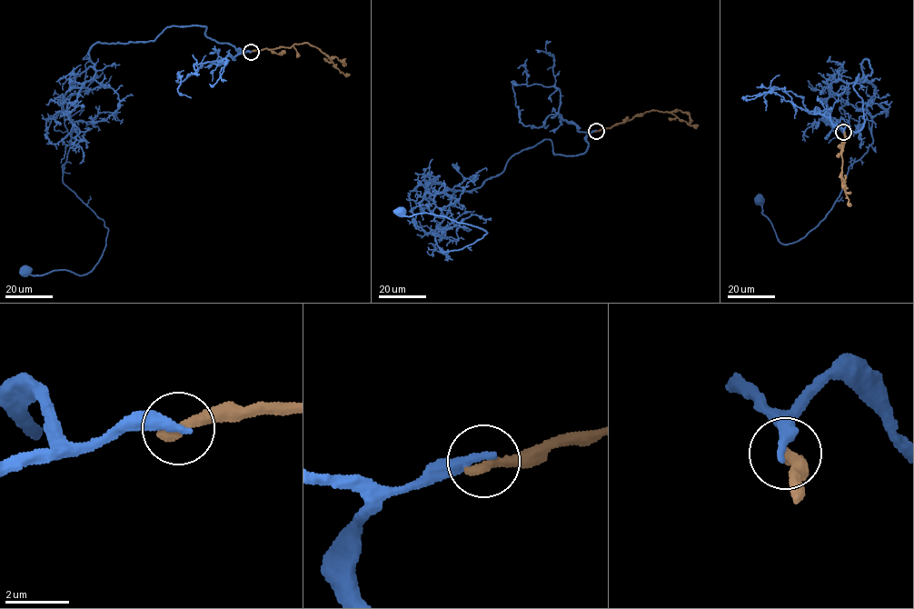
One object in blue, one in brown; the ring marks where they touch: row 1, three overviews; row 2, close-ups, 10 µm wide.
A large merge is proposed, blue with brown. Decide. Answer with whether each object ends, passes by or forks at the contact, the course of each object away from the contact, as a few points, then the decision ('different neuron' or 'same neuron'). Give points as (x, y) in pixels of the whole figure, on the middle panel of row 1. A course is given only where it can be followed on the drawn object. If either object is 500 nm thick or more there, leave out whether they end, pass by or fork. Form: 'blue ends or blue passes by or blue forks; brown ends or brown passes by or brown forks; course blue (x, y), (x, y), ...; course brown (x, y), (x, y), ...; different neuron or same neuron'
blue ends; brown ends; course blue (596, 131), (583, 153), (542, 140), (481, 186), (444, 191), (432, 232), (447, 254), (487, 233), (401, 210); course brown (596, 131), (656, 110), (670, 113), (680, 120), (698, 125); different neuron

